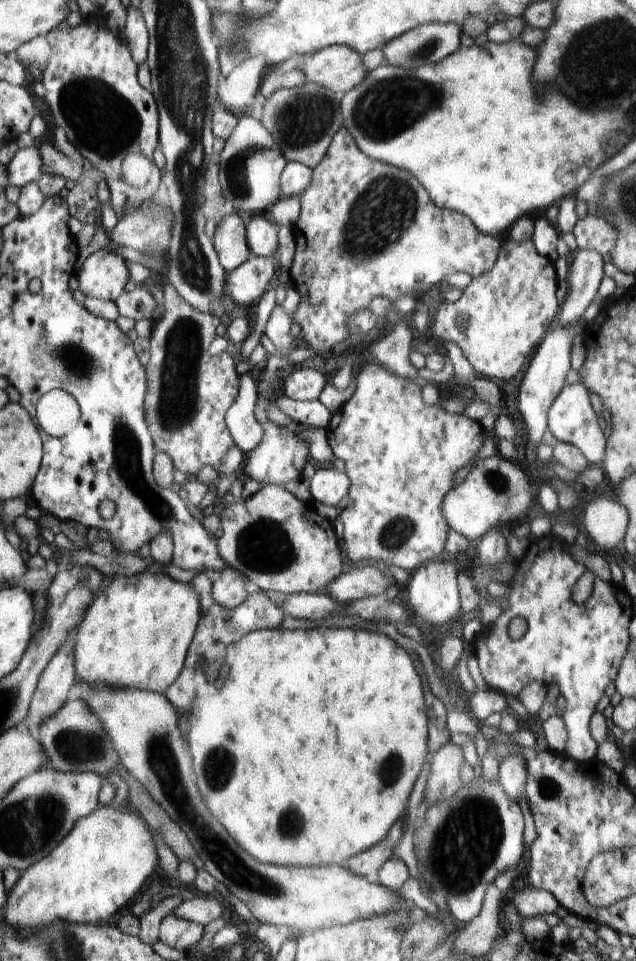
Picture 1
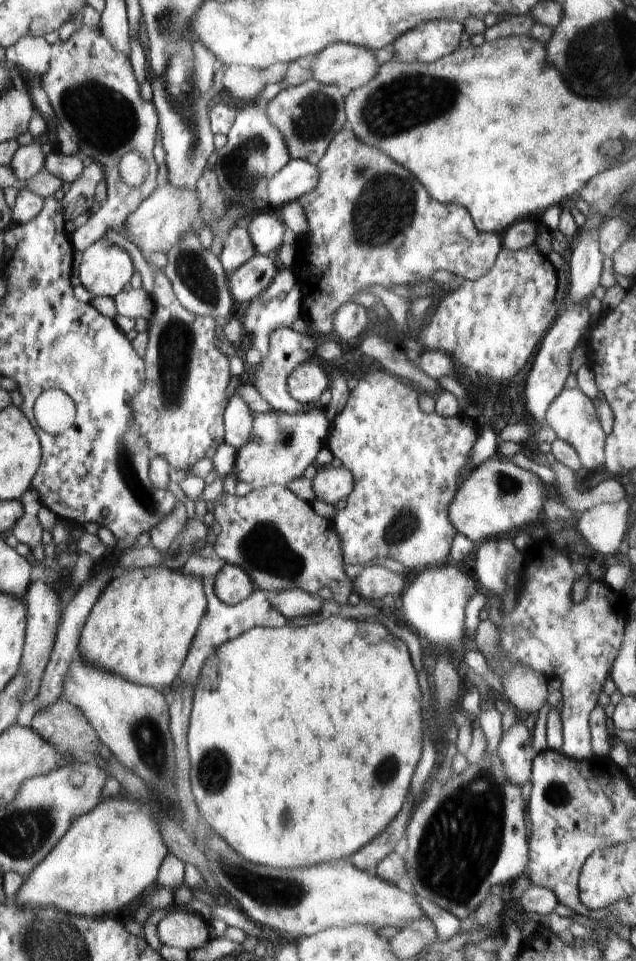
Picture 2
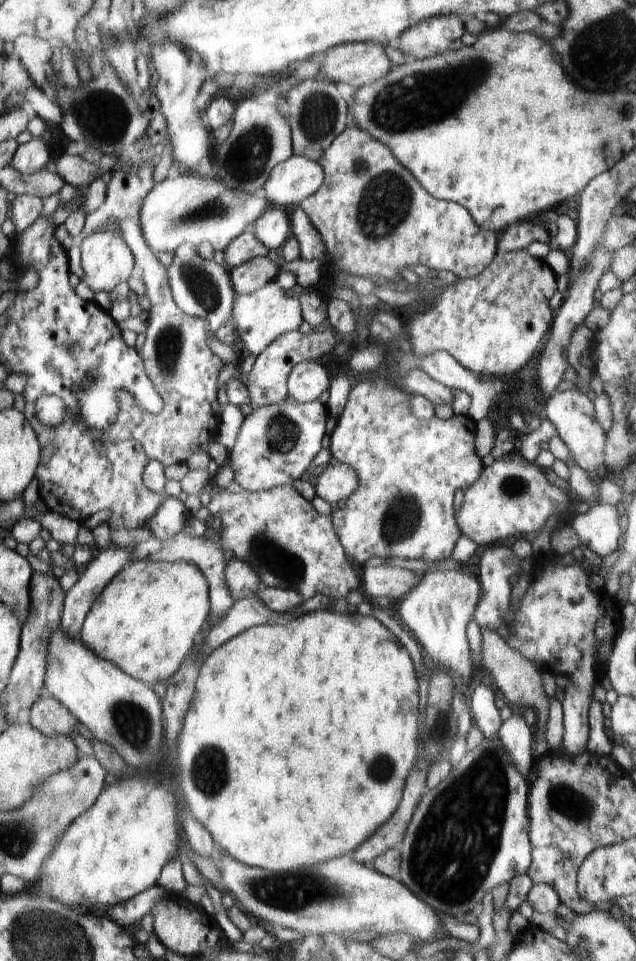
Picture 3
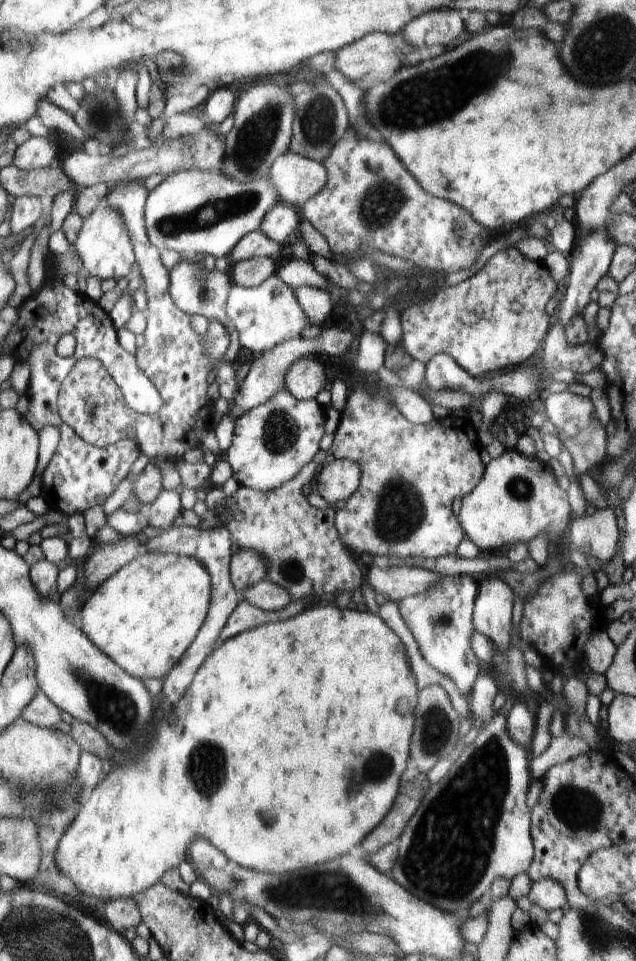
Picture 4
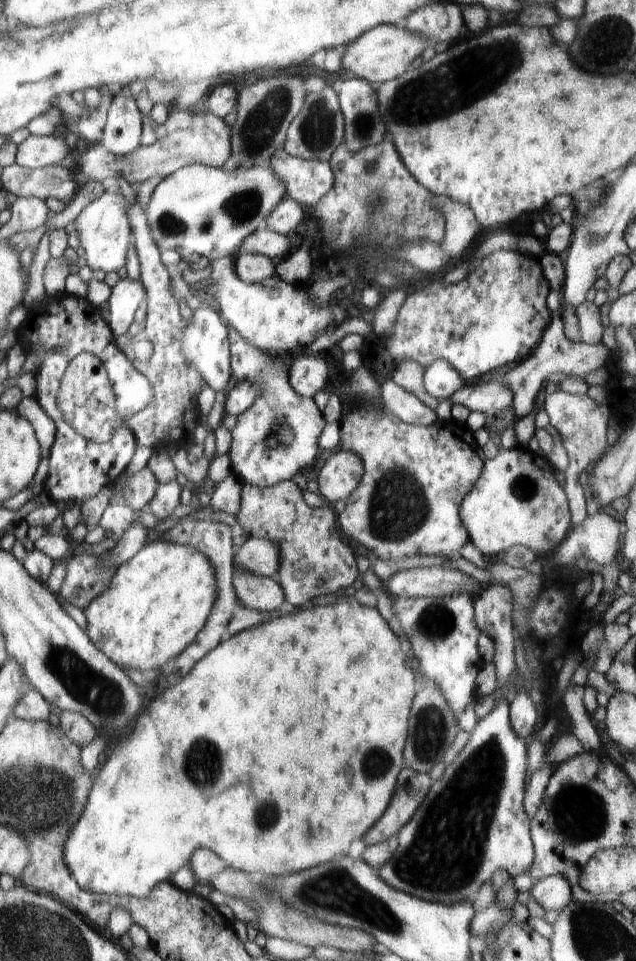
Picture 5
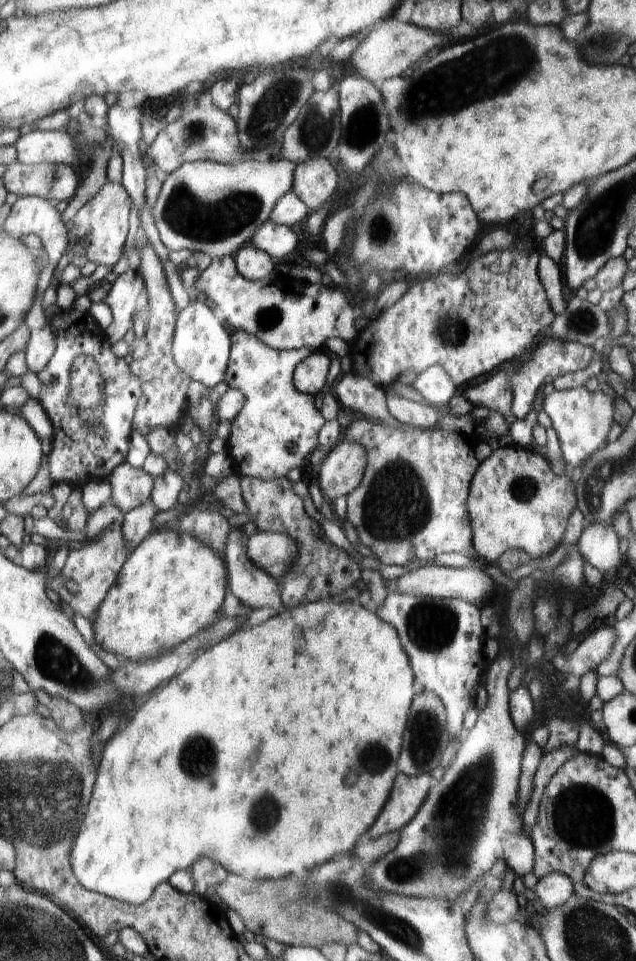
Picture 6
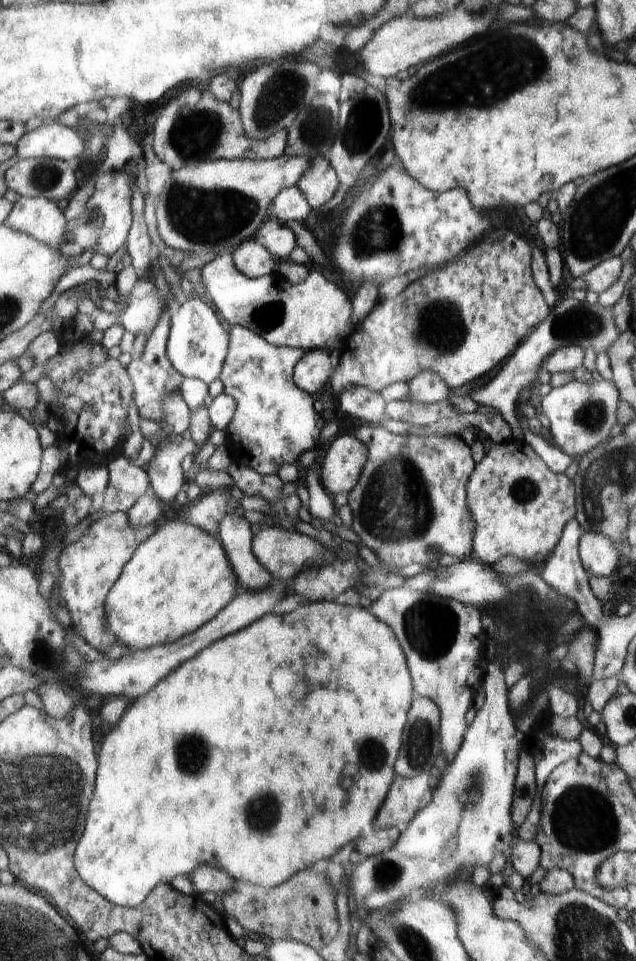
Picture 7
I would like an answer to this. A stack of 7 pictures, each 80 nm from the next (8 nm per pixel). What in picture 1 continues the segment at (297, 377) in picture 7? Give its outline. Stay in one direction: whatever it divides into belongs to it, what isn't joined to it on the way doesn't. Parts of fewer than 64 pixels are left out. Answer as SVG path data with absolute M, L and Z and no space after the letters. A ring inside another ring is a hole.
M294 369L284 378L280 392L295 401L313 401L318 399L326 383L326 378L316 369Z

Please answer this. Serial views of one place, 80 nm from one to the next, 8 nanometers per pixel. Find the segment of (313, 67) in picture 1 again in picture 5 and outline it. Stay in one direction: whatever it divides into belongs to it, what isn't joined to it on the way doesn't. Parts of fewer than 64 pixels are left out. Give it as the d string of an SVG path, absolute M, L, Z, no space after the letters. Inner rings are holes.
M402 24L378 25L374 29L361 34L352 45L346 45L341 54L341 69L347 74L368 81L373 86L401 77L408 69L408 64L420 56L424 44L430 41L412 31L406 30Z

